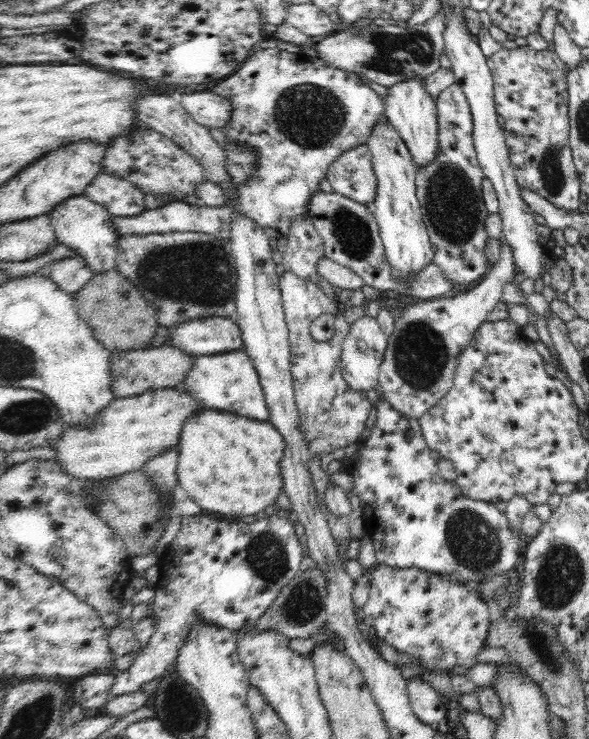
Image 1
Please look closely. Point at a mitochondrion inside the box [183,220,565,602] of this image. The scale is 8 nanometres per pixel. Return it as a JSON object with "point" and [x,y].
{"point":[420,355]}

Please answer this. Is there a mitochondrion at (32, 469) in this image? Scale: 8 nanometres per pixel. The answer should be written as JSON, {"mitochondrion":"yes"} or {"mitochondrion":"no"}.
{"mitochondrion":"no"}

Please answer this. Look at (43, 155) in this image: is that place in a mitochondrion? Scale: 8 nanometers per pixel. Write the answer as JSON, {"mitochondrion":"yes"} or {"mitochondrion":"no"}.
{"mitochondrion":"no"}

